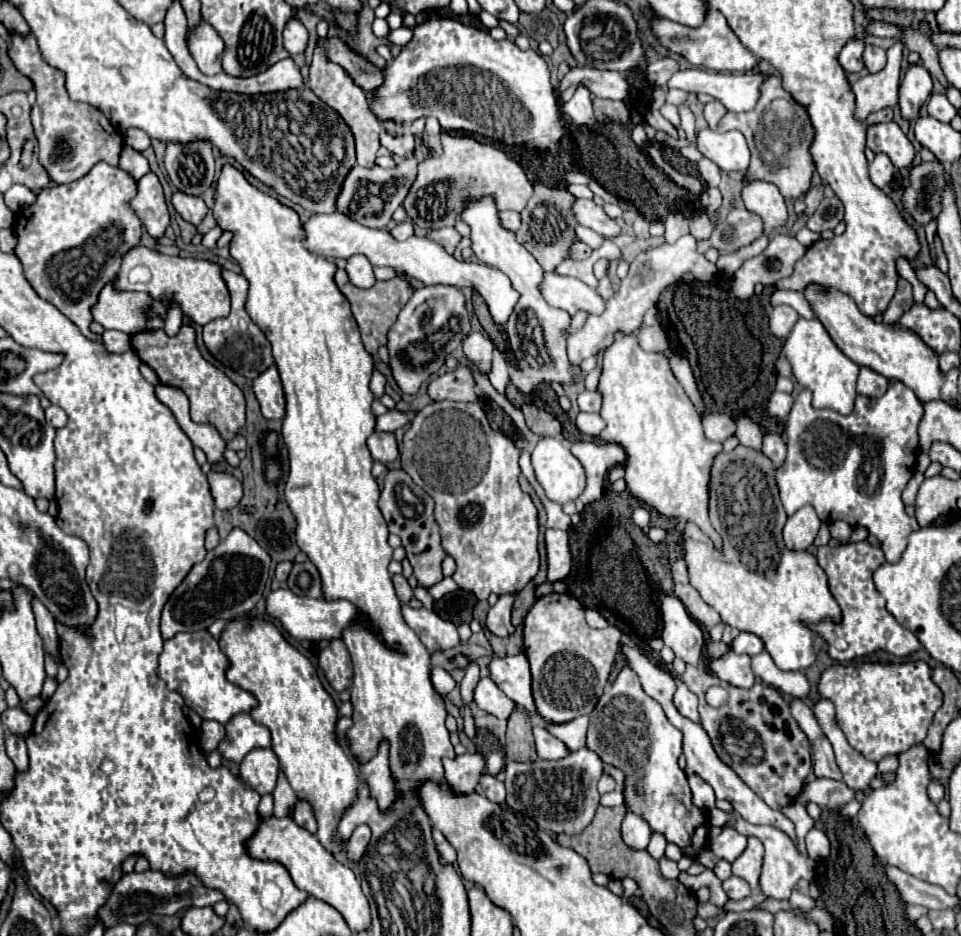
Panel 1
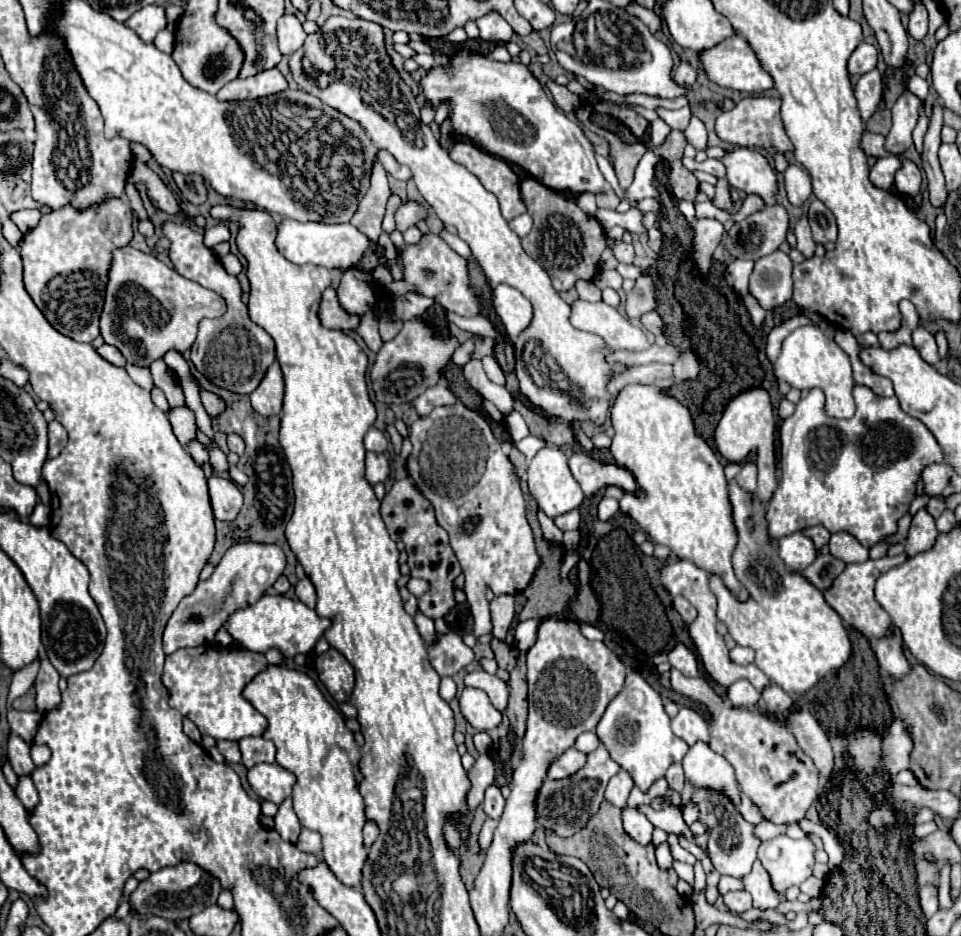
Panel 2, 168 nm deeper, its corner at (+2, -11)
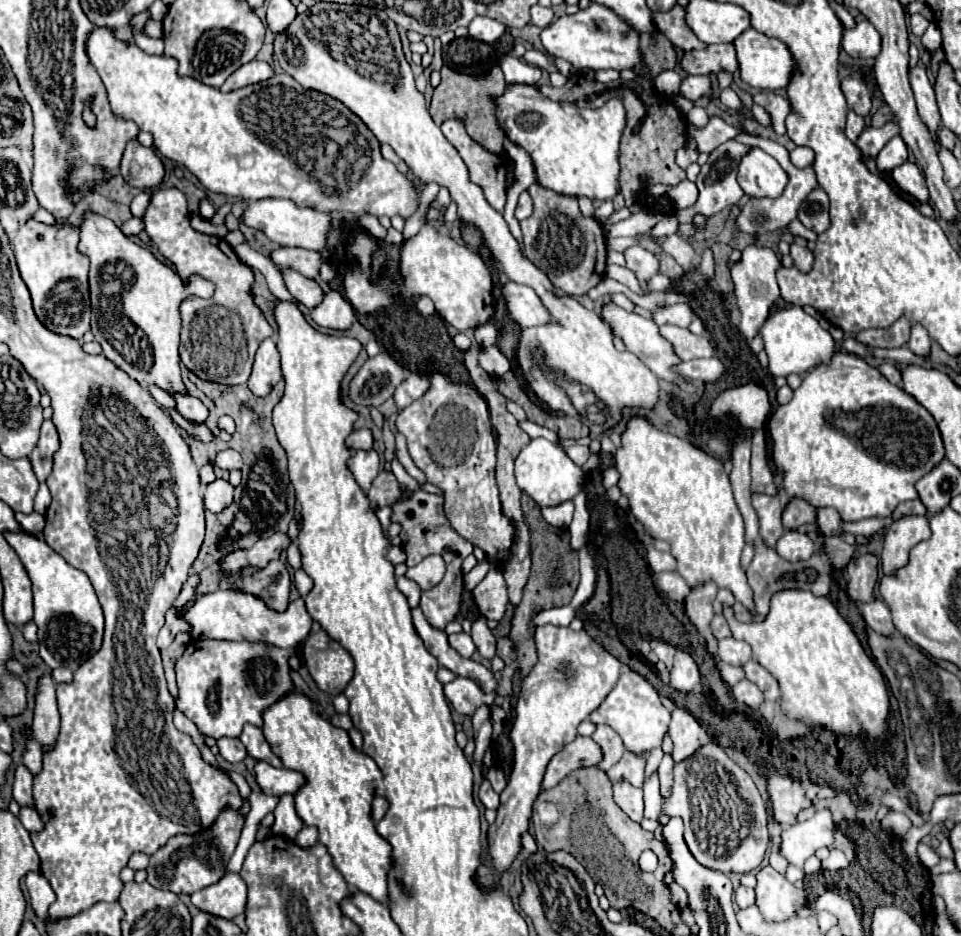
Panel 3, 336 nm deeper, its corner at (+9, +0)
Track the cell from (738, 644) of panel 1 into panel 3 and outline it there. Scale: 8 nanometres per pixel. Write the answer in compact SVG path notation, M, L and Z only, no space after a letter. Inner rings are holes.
M727 637L727 639L719 641L717 655L727 665L735 665L735 667L741 665L743 667L751 659L751 647L747 643L743 643L743 641Z

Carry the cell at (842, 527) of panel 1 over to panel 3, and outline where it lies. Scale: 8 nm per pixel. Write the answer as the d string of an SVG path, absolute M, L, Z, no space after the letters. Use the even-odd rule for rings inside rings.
M817 507L817 523L823 535L837 535L839 533L839 513L833 507Z

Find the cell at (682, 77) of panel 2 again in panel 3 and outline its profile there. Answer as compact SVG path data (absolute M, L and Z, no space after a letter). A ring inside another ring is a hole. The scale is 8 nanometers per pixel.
M731 43L727 45L709 45L703 51L689 51L681 59L681 69L689 75L709 75L709 73L735 73L737 71L737 53Z

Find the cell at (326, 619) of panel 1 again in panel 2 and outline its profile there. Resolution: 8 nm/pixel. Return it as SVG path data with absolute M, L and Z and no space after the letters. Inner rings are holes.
M280 594L262 596L254 606L236 610L226 622L226 630L240 642L244 650L266 652L268 648L276 648L286 658L294 658L296 654L310 652L330 626L332 622L328 618L320 618L314 610L304 606L300 600L292 600Z

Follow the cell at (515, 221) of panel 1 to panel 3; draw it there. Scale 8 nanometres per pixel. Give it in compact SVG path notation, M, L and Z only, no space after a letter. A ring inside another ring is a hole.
M523 191L523 193L519 195L519 203L517 203L515 217L521 221L521 219L527 219L531 213L533 213L533 201L531 201L531 195L529 195L527 191Z

